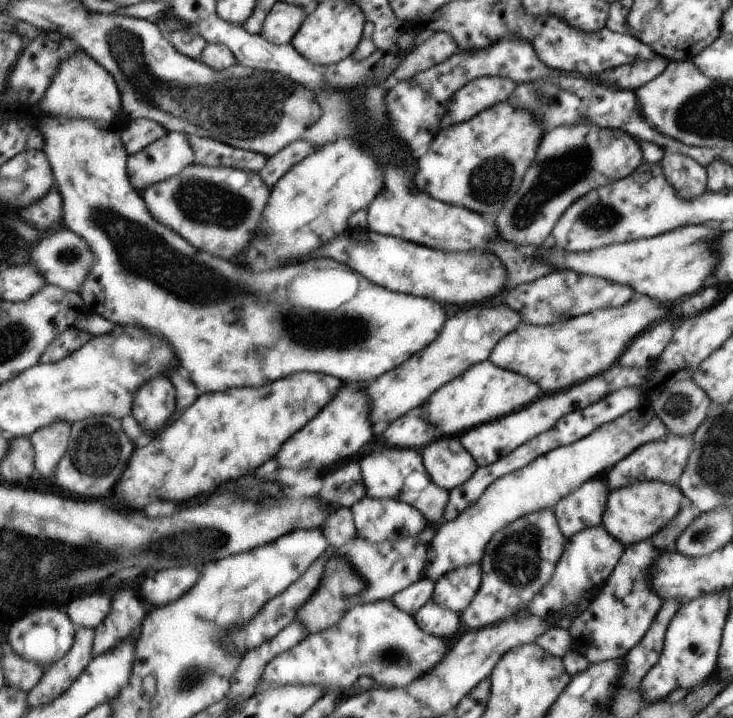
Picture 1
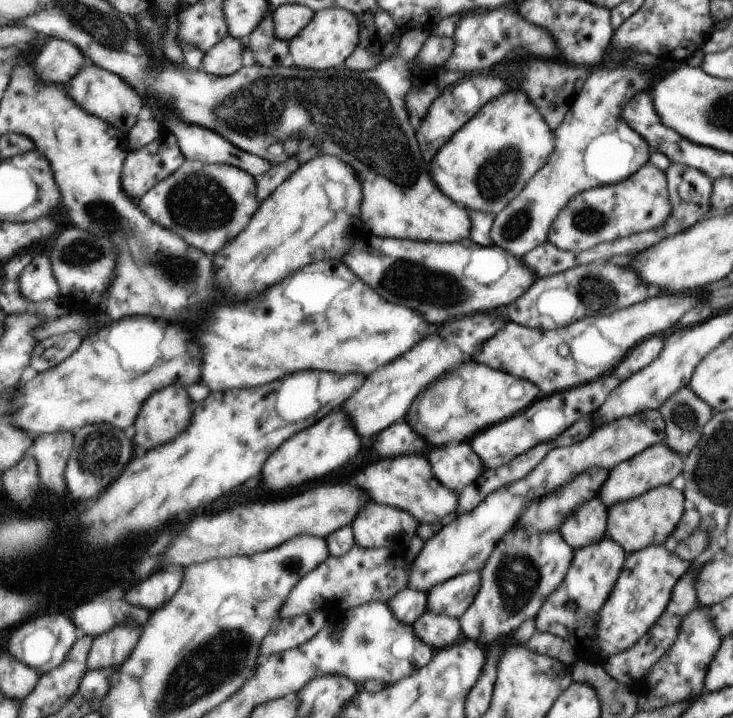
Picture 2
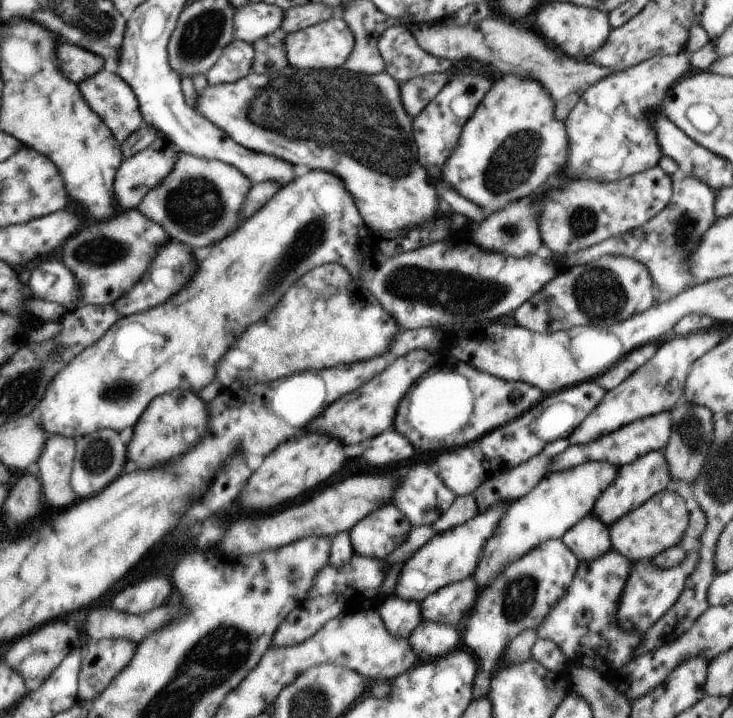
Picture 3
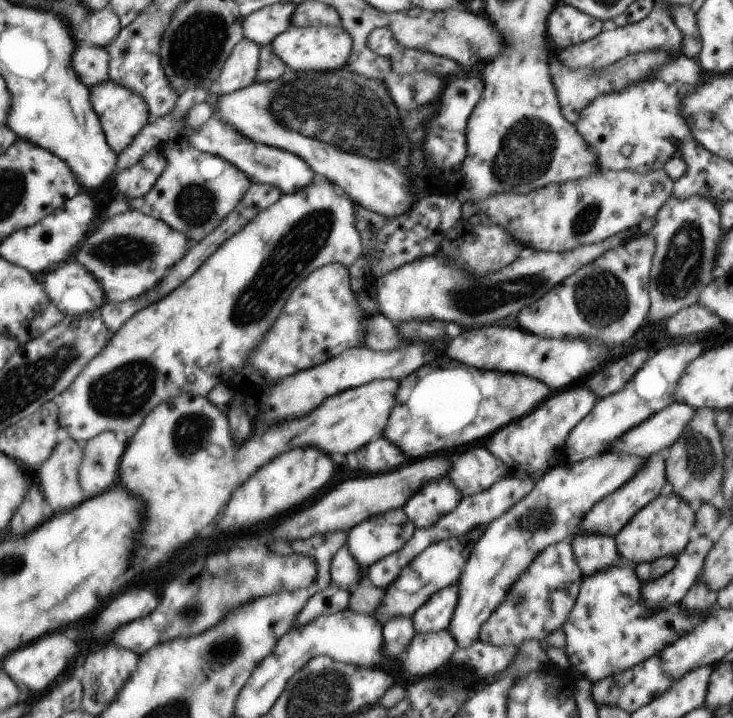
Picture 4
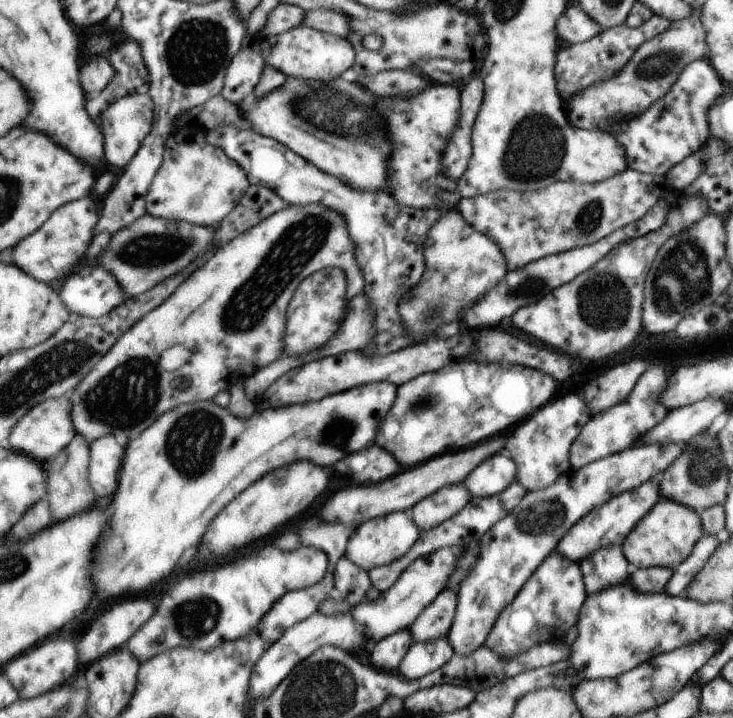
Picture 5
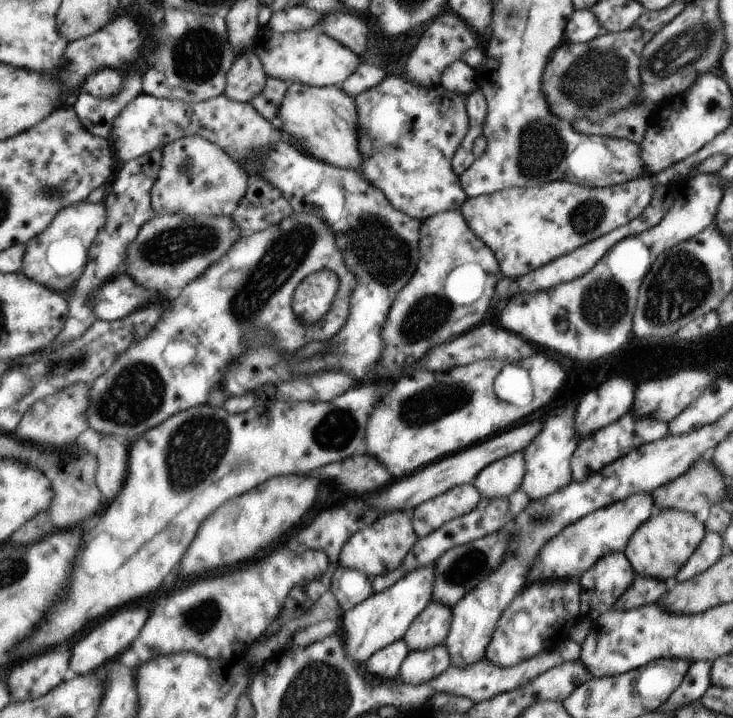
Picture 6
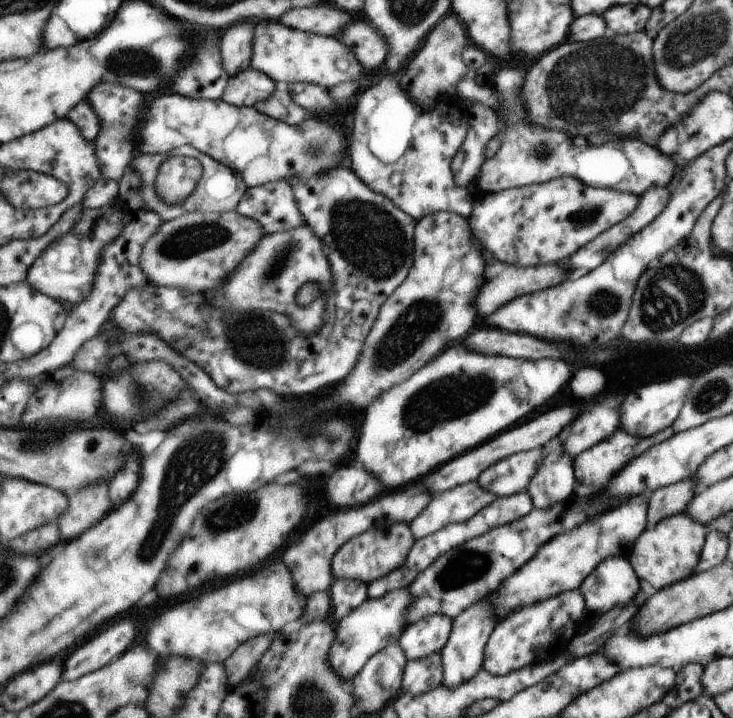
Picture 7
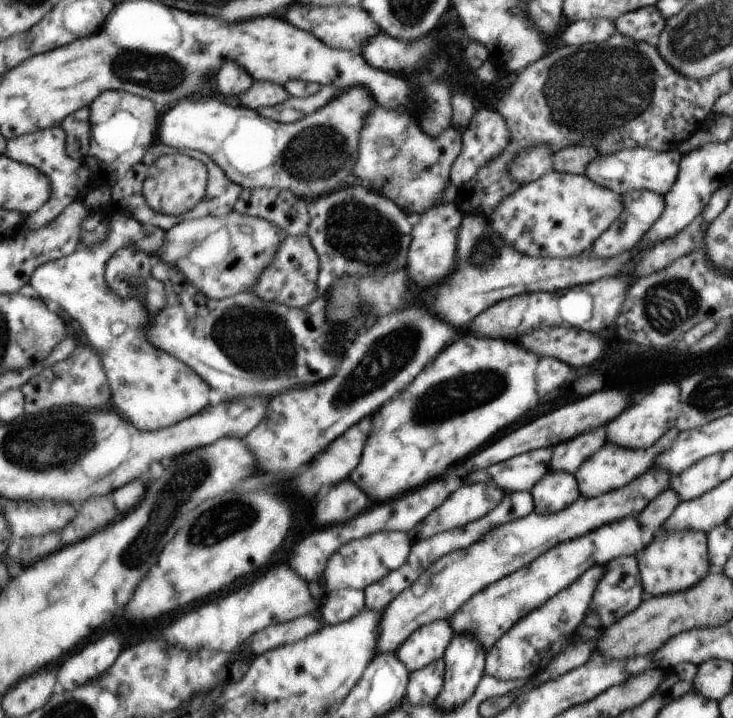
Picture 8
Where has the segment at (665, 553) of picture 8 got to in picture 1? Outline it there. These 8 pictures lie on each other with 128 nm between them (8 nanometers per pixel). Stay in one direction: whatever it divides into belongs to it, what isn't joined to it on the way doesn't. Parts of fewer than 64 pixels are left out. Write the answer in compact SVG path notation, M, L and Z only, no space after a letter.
M659 481L635 482L633 486L612 490L608 493L607 508L604 509L600 526L625 548L639 544L659 533L676 517L680 512L681 493L675 485Z

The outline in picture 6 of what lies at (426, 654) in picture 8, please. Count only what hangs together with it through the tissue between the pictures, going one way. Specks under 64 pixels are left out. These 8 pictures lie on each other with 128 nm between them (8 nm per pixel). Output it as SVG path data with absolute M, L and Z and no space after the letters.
M431 600L400 640L407 644L408 652L436 649L447 640L451 622L451 609Z

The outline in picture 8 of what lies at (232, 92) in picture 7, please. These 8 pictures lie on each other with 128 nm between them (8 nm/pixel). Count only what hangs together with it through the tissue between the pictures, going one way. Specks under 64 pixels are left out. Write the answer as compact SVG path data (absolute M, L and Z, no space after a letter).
M255 81L255 84L241 94L234 103L249 107L250 109L267 109L270 106L277 106L287 102L292 95L285 88L285 85L271 81Z

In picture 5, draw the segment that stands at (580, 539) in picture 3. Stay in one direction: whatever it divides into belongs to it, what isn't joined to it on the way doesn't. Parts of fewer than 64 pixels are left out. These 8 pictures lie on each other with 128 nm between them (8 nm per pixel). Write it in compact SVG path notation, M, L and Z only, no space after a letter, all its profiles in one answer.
M615 545L598 548L578 565L583 572L586 596L607 590L609 586L621 586L632 571L620 546Z

